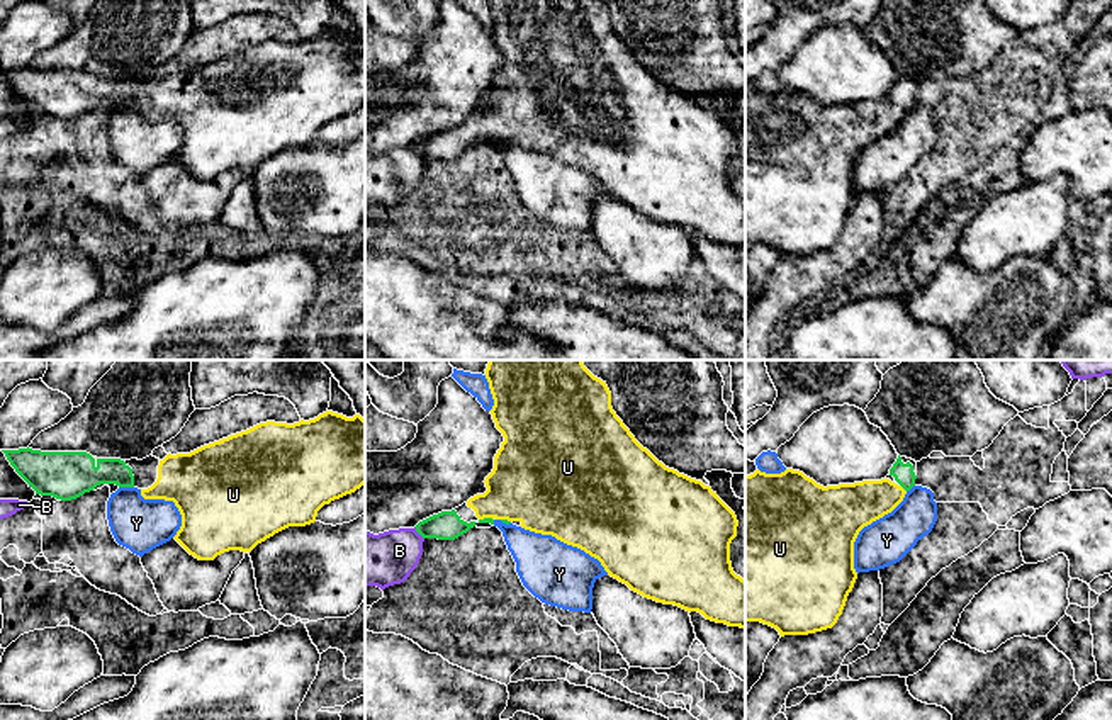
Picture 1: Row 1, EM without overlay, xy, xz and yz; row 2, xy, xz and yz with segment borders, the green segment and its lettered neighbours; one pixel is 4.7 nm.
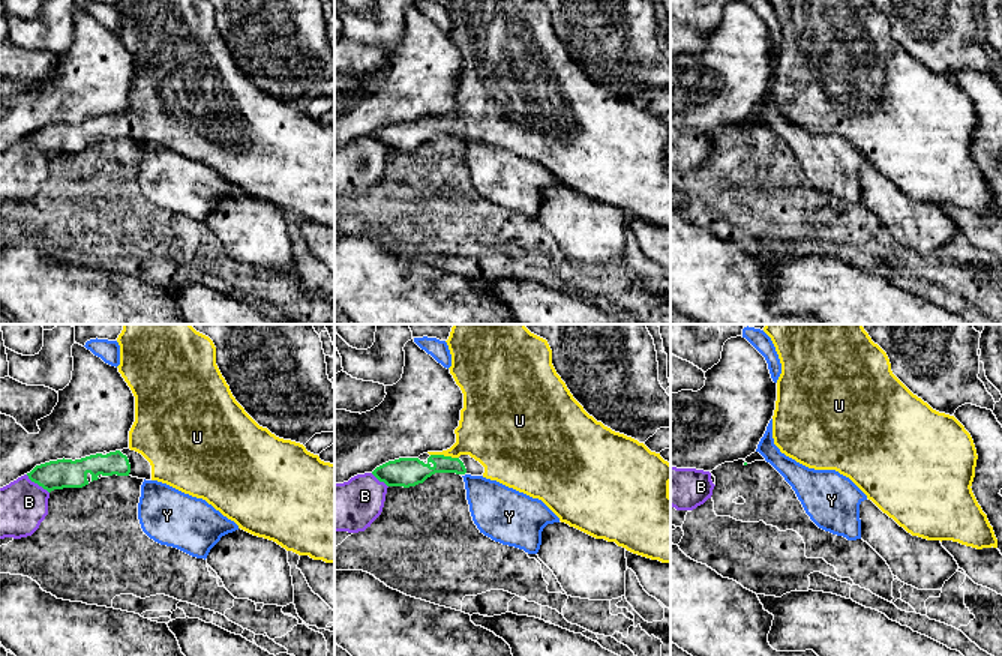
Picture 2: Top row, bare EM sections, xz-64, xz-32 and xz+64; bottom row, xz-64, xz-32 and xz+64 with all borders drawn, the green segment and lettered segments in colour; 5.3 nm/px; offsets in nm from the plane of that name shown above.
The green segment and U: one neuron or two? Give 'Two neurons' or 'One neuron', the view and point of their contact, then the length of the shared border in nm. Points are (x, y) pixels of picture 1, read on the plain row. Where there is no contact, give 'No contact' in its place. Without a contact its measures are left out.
One neuron. Touches green at yz (902, 106). Shared border 50 nm

